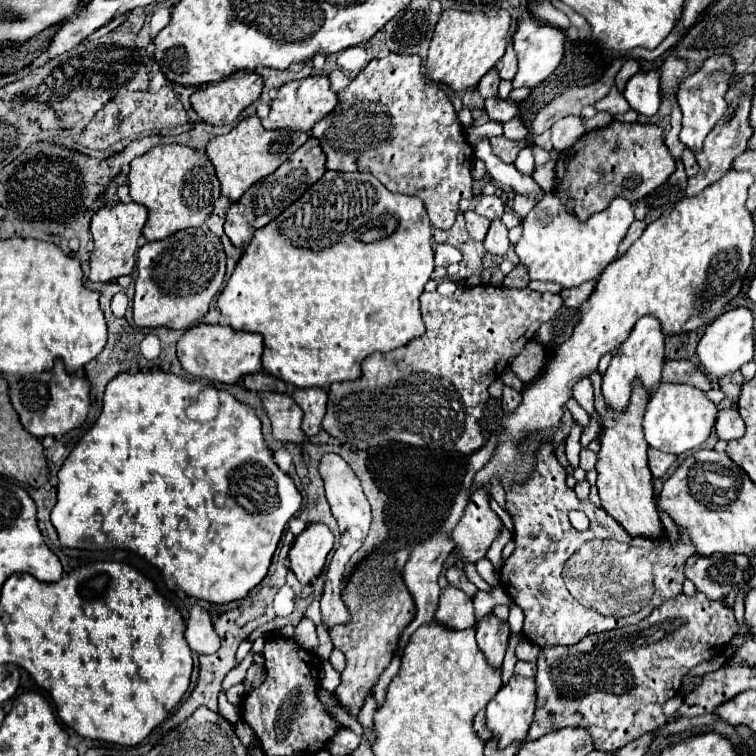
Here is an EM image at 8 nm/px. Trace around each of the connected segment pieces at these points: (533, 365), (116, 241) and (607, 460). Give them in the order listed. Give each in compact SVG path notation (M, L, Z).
M529 341L509 367L515 371L515 375L519 375L523 383L531 383L533 379L537 379L537 375L541 375L541 367L545 367L545 357L545 347L537 341Z
M113 203L113 205L103 205L91 219L91 235L93 235L93 251L91 251L91 261L89 261L89 281L99 281L107 283L113 281L121 275L131 275L135 267L135 255L139 249L139 237L141 229L147 221L147 209L137 203Z
M633 383L629 405L623 413L615 413L607 407L603 417L603 429L599 433L601 449L597 453L597 489L603 509L621 525L629 535L659 537L663 533L661 519L657 515L655 495L653 495L653 475L647 465L647 449L643 437L643 411L649 401L649 393L639 383Z

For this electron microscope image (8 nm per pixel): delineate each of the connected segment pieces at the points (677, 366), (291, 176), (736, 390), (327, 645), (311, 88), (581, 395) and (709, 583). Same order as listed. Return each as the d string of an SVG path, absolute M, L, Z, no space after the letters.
M679 359L679 361L667 361L663 367L663 381L665 383L687 383L693 387L699 387L703 391L711 389L709 377L691 361Z
M309 137L305 145L301 145L285 163L279 165L277 171L257 181L253 187L249 187L237 203L233 203L225 217L225 235L235 247L243 247L253 239L253 233L267 223L271 223L275 217L279 217L293 201L297 201L315 181L319 181L325 173L325 153L321 151L321 145L315 137Z
M735 371L733 375L725 375L725 379L719 379L719 389L721 389L727 397L731 397L731 399L737 399L737 397L739 397L741 385L743 385L741 371Z
M322 623L316 626L316 631L319 639L319 647L317 648L316 654L322 660L328 660L331 651L334 649L329 634Z
M309 75L299 81L289 81L279 87L277 97L271 101L269 117L263 119L265 129L293 129L311 131L317 121L321 121L337 105L337 93L331 91L327 75Z
M585 377L585 379L581 379L579 383L573 385L573 399L575 399L587 413L593 413L595 393L593 393L593 385L591 385L589 377Z
M691 555L685 563L685 575L703 591L709 599L727 597L735 585L743 583L743 569L749 565L747 555L723 555L723 557L701 557Z

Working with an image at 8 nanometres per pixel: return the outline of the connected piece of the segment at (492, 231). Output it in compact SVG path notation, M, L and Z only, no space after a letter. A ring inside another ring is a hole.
M493 219L491 221L491 227L487 231L487 237L485 237L485 249L491 253L491 255L505 255L507 249L509 249L509 239L507 239L507 227L501 223L501 219Z

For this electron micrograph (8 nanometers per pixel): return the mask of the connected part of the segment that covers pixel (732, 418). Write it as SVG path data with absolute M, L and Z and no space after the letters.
M721 409L715 421L715 431L717 437L723 441L731 441L731 439L739 439L745 433L745 423L739 415L737 409Z

